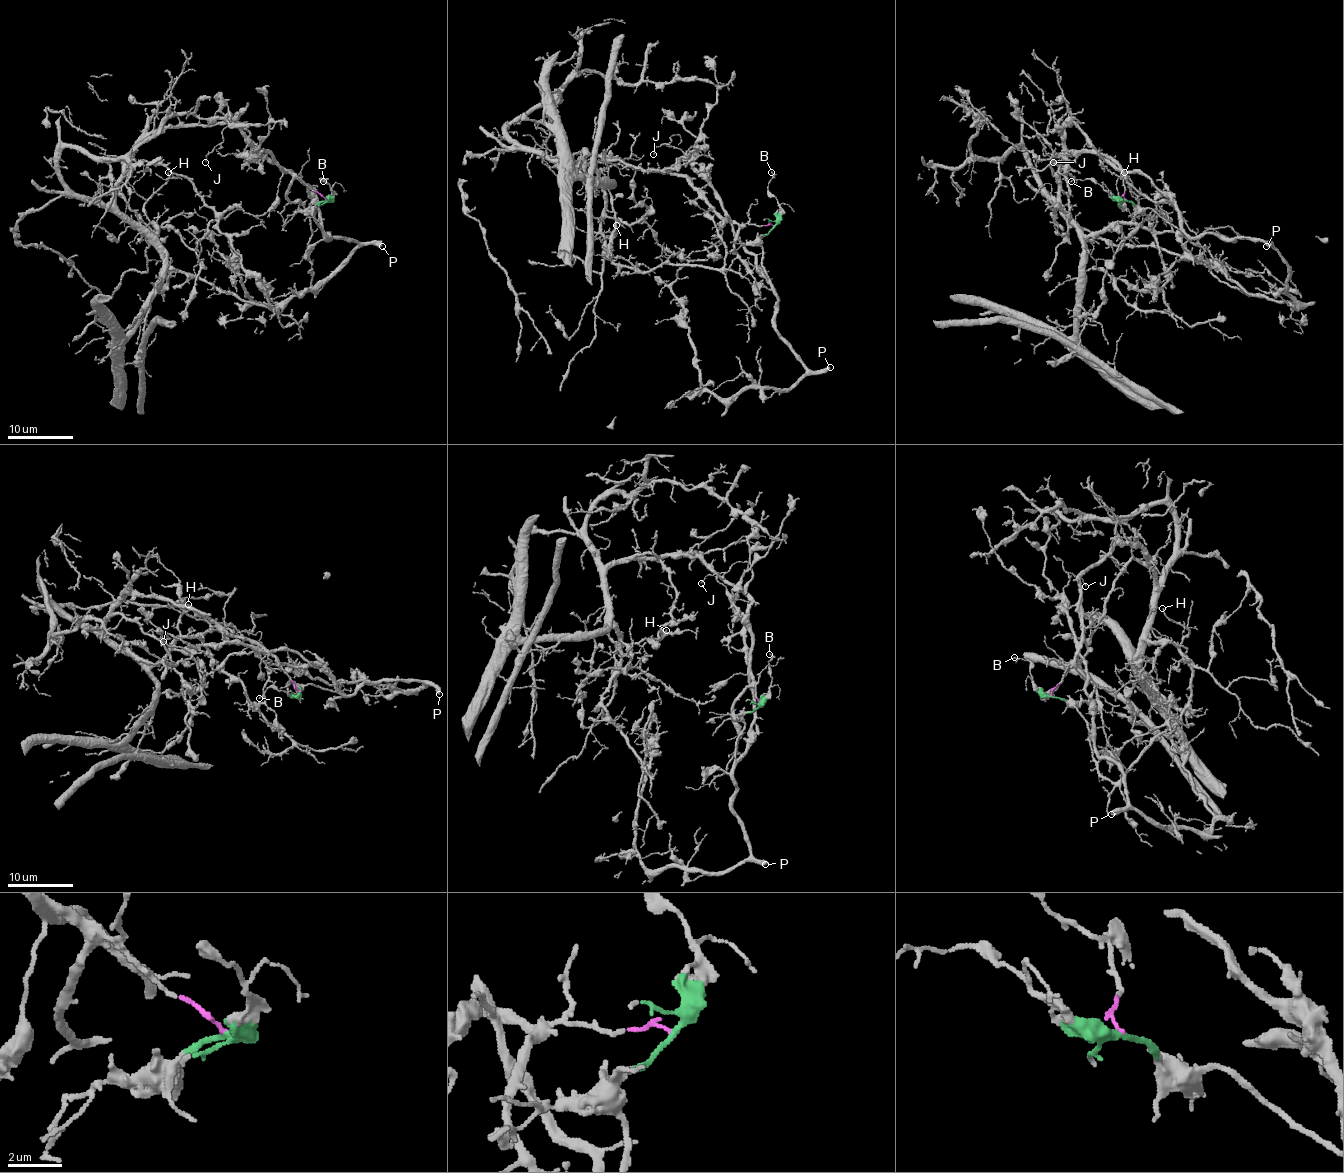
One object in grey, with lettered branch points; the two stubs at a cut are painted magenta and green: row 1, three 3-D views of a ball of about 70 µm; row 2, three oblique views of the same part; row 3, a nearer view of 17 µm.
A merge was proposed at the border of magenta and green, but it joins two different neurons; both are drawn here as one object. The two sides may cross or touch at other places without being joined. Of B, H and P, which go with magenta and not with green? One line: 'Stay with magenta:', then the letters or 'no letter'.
Stay with magenta: H

